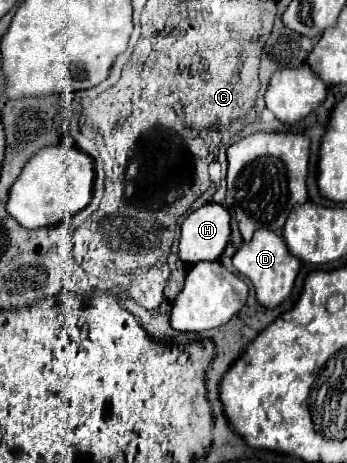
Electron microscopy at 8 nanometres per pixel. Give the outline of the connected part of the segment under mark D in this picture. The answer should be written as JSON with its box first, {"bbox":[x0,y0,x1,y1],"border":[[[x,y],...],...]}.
{"bbox":[233,229,301,309],"border":[[[267,229],[255,231],[251,243],[243,243],[239,247],[239,251],[233,255],[233,265],[241,275],[245,275],[253,283],[259,305],[263,305],[267,309],[279,307],[289,297],[295,277],[301,267],[299,259],[289,255],[287,245],[283,243],[283,237],[277,235],[275,231],[267,231]]]}

